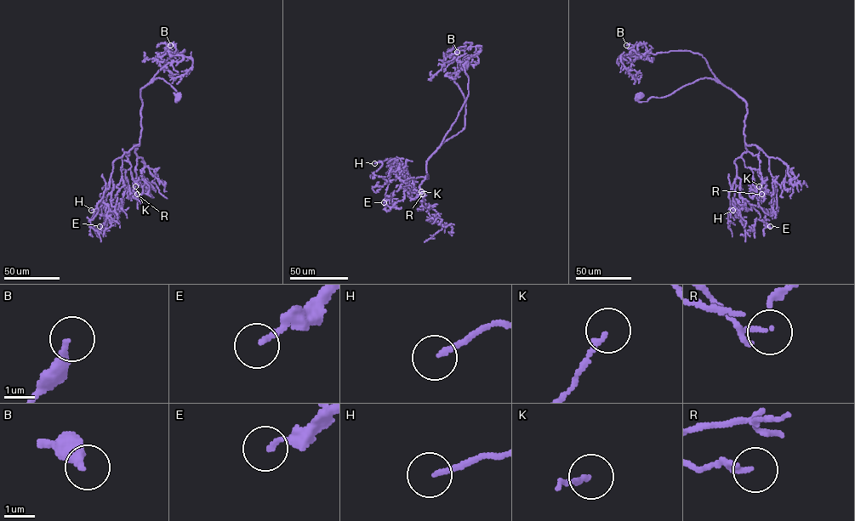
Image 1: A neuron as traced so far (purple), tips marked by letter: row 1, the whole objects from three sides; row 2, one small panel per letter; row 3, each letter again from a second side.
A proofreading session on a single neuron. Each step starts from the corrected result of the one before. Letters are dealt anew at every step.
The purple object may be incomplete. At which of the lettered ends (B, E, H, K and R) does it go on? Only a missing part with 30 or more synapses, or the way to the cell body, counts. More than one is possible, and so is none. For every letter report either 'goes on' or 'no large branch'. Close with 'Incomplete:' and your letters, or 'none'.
B: no large branch
E: no large branch
H: goes on
K: no large branch
R: no large branch
Incomplete: H

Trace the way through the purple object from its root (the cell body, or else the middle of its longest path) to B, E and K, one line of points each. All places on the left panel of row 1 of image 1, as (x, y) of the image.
B: (178, 95), (176, 102), (180, 96), (163, 79), (150, 82), (178, 50), (167, 53), (177, 55), (170, 45)
E: (178, 95), (176, 102), (180, 96), (159, 77), (140, 88), (139, 143), (112, 162), (113, 189), (99, 226)
K: (178, 95), (159, 77), (140, 88), (139, 143), (121, 167), (127, 191), (135, 186)

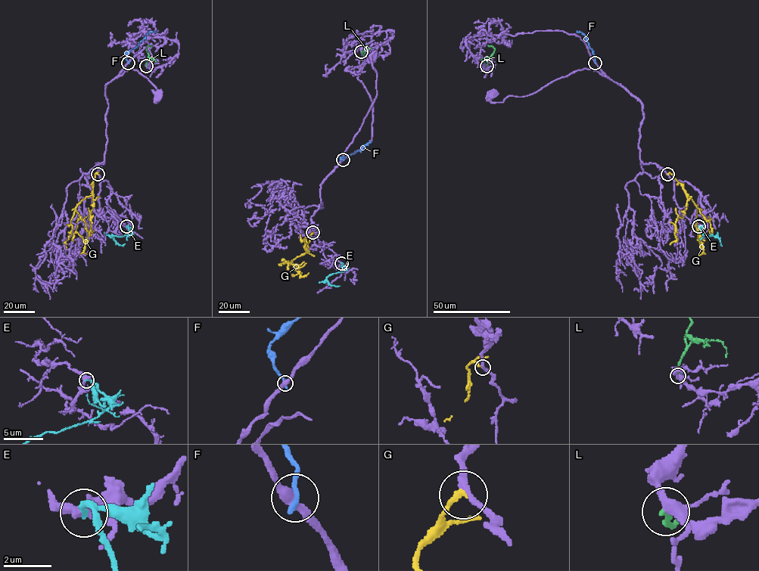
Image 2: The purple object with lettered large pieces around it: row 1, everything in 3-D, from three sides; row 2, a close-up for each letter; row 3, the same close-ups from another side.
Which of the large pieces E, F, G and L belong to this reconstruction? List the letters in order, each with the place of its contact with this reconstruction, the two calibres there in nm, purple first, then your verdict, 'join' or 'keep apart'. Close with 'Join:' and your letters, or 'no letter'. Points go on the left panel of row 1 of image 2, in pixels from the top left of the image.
E: contact (126, 226); calibres 420 and 240 nm; keep apart
F: contact (128, 63); calibres 380 and 260 nm; keep apart
G: contact (97, 174); calibres 260 and 240 nm; join
L: contact (146, 66); calibres 340 and 220 nm; keep apart
Join: G

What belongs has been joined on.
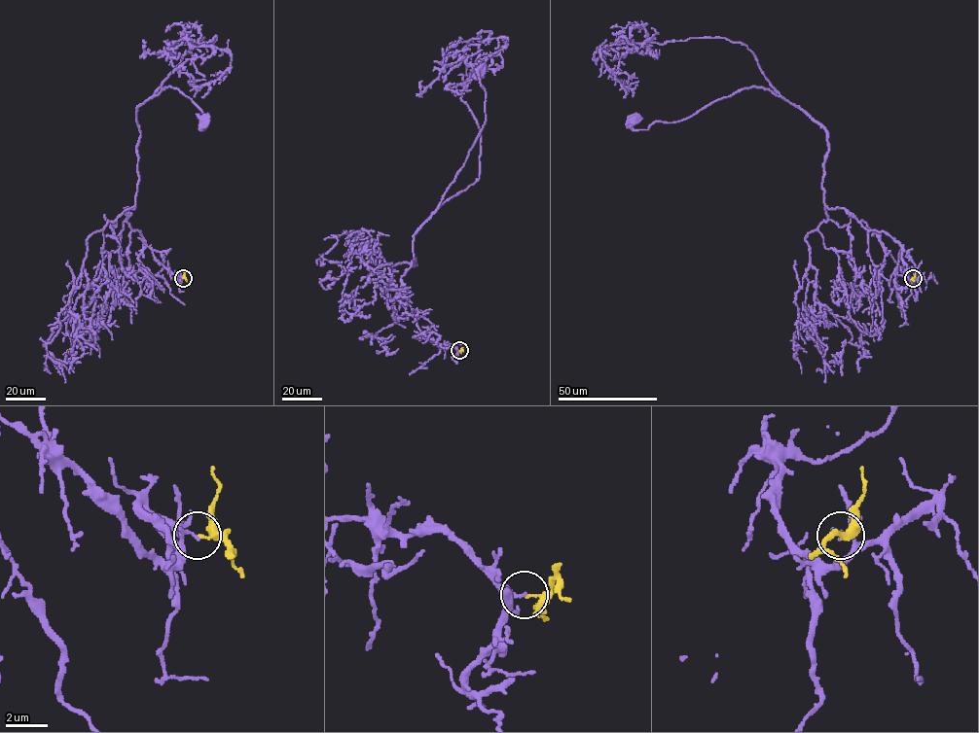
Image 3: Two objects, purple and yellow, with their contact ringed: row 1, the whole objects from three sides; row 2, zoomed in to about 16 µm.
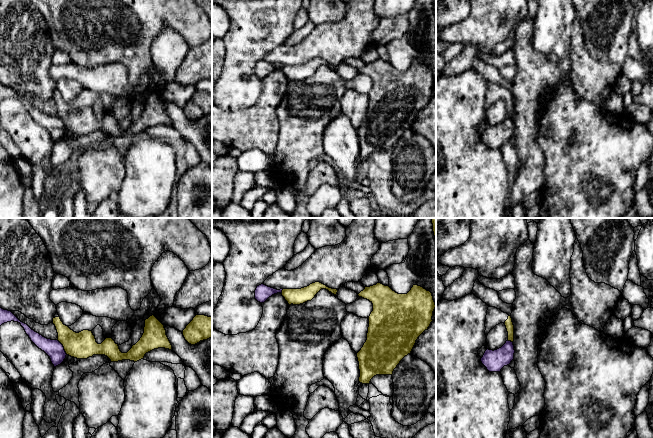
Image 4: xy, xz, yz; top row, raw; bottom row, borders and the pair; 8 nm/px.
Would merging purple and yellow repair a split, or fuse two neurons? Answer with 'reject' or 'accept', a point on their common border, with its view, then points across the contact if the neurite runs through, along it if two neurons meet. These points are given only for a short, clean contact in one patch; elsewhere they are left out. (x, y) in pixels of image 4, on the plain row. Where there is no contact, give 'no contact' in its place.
reject; meets purple in xy at (63, 123); border along xy (57, 115), (67, 130)

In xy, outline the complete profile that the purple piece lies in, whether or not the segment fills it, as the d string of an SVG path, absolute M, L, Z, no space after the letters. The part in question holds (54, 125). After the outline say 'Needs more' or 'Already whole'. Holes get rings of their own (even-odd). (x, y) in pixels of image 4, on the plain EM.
M0 84L0 102L11 97L21 100L31 117L50 133L54 143L60 141L64 137L67 130L63 121L58 116L51 116L43 113L32 106L27 100L21 98L11 87Z. Already whole

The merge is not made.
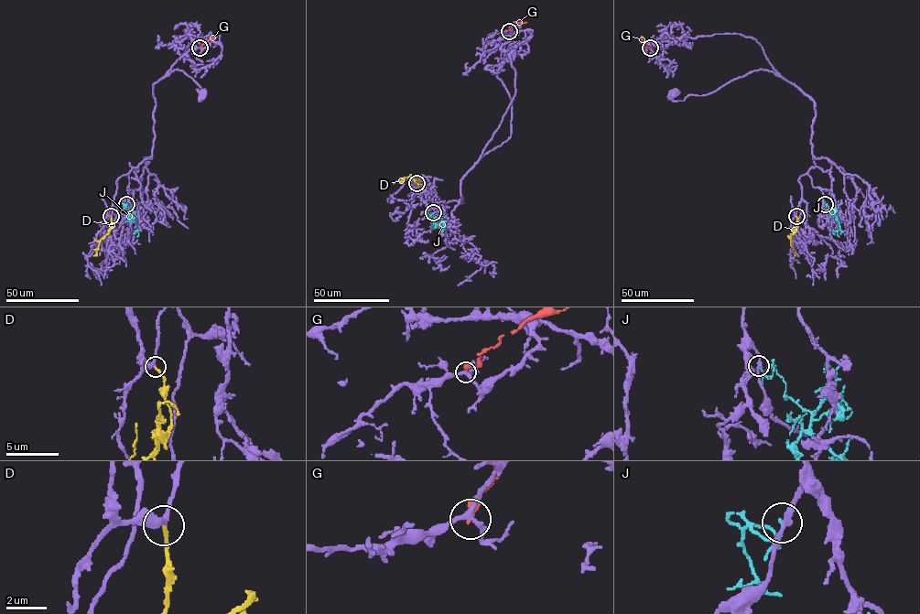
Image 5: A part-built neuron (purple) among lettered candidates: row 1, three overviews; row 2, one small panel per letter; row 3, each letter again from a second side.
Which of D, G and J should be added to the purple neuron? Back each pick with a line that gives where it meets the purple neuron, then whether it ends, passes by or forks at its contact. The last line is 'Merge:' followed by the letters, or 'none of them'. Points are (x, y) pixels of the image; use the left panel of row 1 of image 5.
D: meets purple at (111, 216); it ends there
Merge: D

